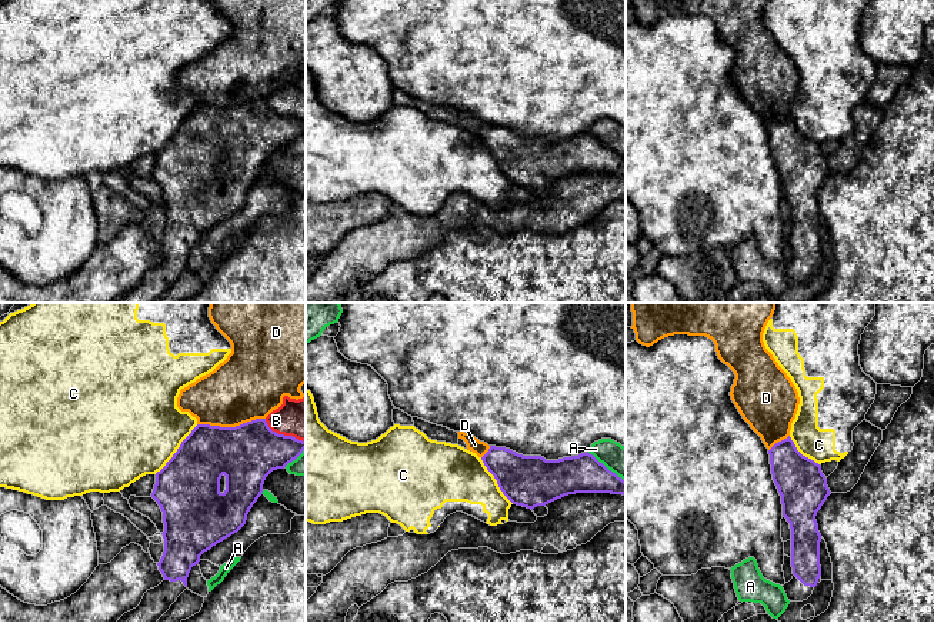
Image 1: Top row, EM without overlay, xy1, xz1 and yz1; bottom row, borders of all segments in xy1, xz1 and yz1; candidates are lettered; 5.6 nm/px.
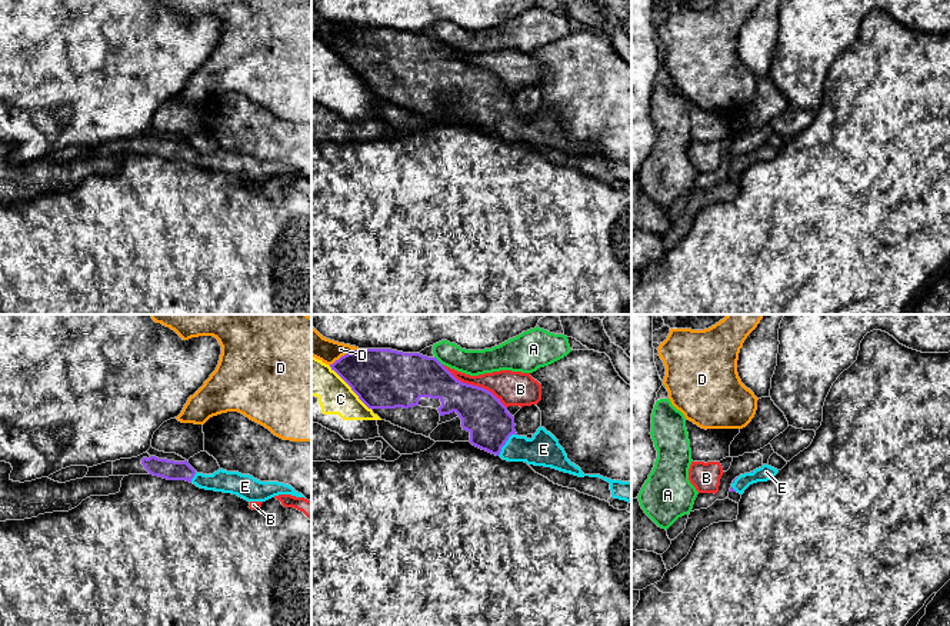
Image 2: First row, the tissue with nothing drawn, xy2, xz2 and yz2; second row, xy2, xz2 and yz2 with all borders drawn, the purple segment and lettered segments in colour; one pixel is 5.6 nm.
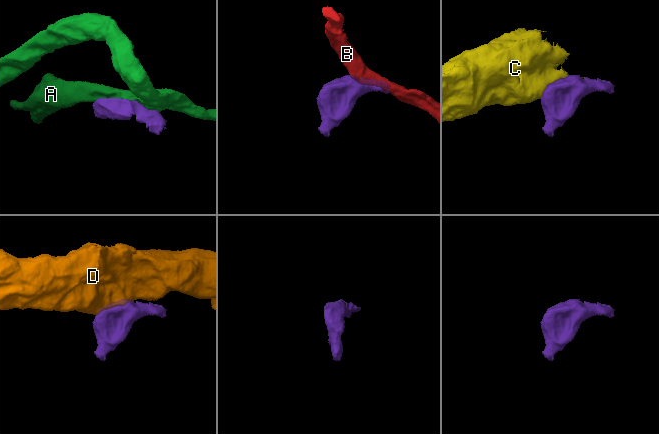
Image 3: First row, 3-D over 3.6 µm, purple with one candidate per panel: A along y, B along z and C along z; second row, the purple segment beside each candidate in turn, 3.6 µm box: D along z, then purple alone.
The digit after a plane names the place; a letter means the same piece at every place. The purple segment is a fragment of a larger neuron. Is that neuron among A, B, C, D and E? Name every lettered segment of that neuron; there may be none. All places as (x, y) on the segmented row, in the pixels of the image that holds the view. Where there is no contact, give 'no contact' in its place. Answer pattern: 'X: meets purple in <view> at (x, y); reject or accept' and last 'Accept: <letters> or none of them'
A: meets purple in xz1 at (604, 466); reject
B: meets purple in xz2 at (474, 386); reject
C: meets purple in xy1 at (177, 450); reject
D: meets purple in xy1 at (230, 427); reject
E: meets purple in xz2 at (504, 443); accept
Accept: E

